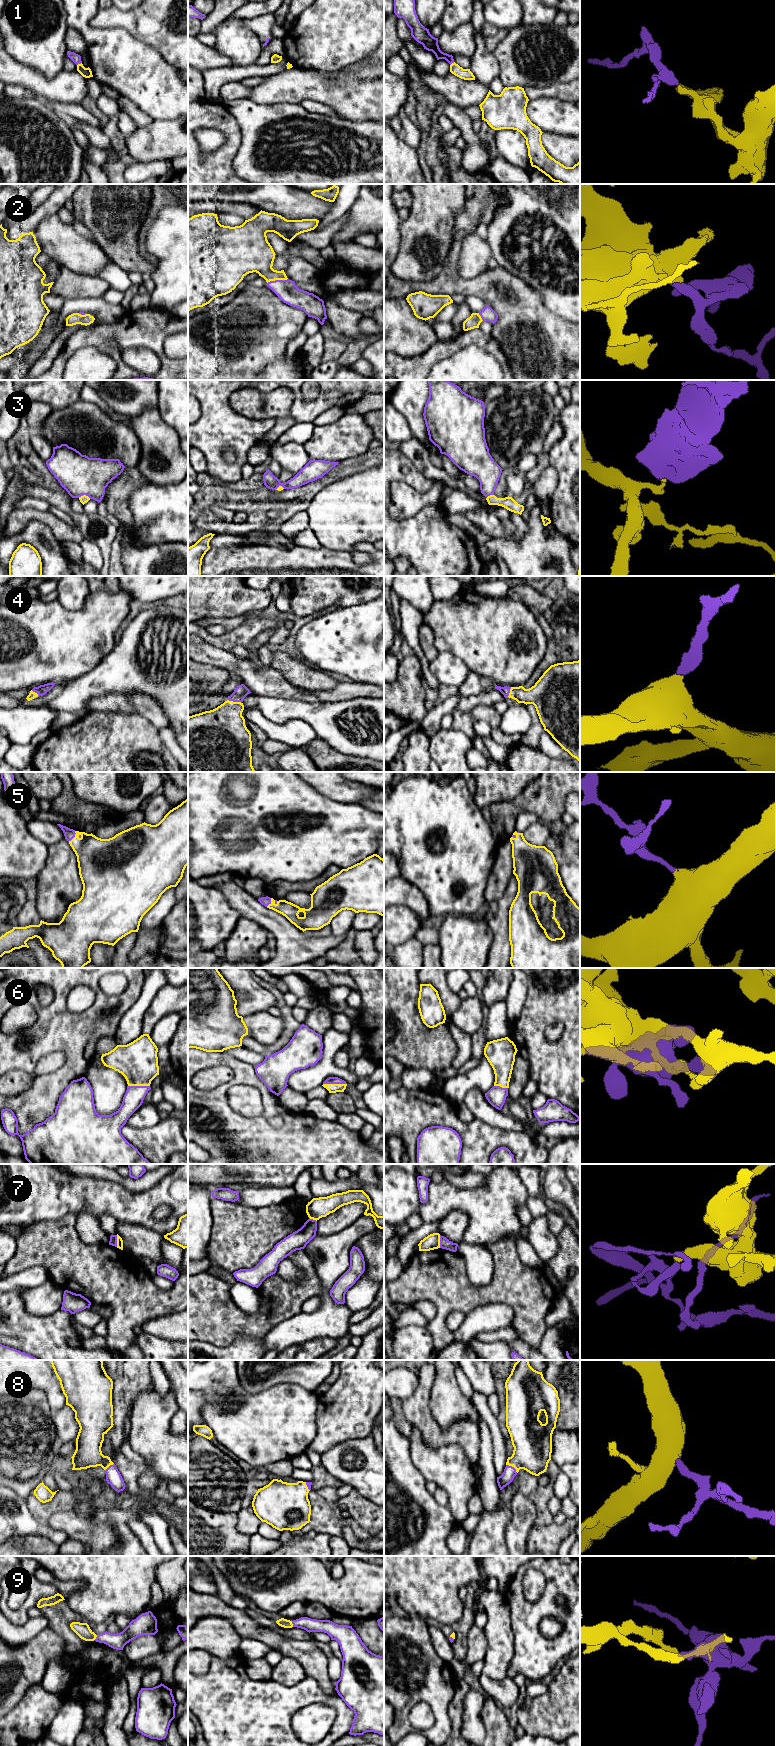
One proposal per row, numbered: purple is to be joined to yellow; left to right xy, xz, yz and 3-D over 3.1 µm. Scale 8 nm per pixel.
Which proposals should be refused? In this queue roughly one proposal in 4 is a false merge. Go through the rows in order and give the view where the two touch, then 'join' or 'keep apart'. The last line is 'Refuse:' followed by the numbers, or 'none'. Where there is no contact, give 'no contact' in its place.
1: xy | join
2: xz | join
3: xy | keep apart
4: xz | join
5: xy | join
6: xz | join
7: yz | keep apart
8: yz | join
9: xz | join
Refuse: 3, 7

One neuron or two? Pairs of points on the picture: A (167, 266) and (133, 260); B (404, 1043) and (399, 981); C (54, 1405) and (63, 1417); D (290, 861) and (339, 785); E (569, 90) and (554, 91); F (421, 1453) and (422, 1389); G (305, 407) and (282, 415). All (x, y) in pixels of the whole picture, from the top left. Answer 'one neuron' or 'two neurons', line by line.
A: two neurons
B: one neuron
C: two neurons
D: two neurons
E: one neuron
F: two neurons
G: two neurons

